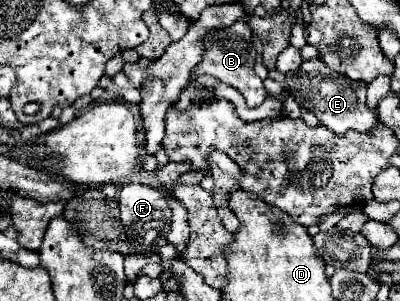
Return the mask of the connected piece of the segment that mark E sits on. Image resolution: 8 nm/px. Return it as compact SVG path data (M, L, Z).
M318 60L312 66L308 66L308 70L304 70L304 66L300 66L298 74L286 76L284 86L290 88L290 92L294 94L298 104L312 110L314 116L320 120L320 124L326 126L328 130L332 130L338 136L344 134L346 130L372 132L380 122L378 112L370 110L366 106L366 84L354 82L348 76L334 74L326 64L322 64Z

